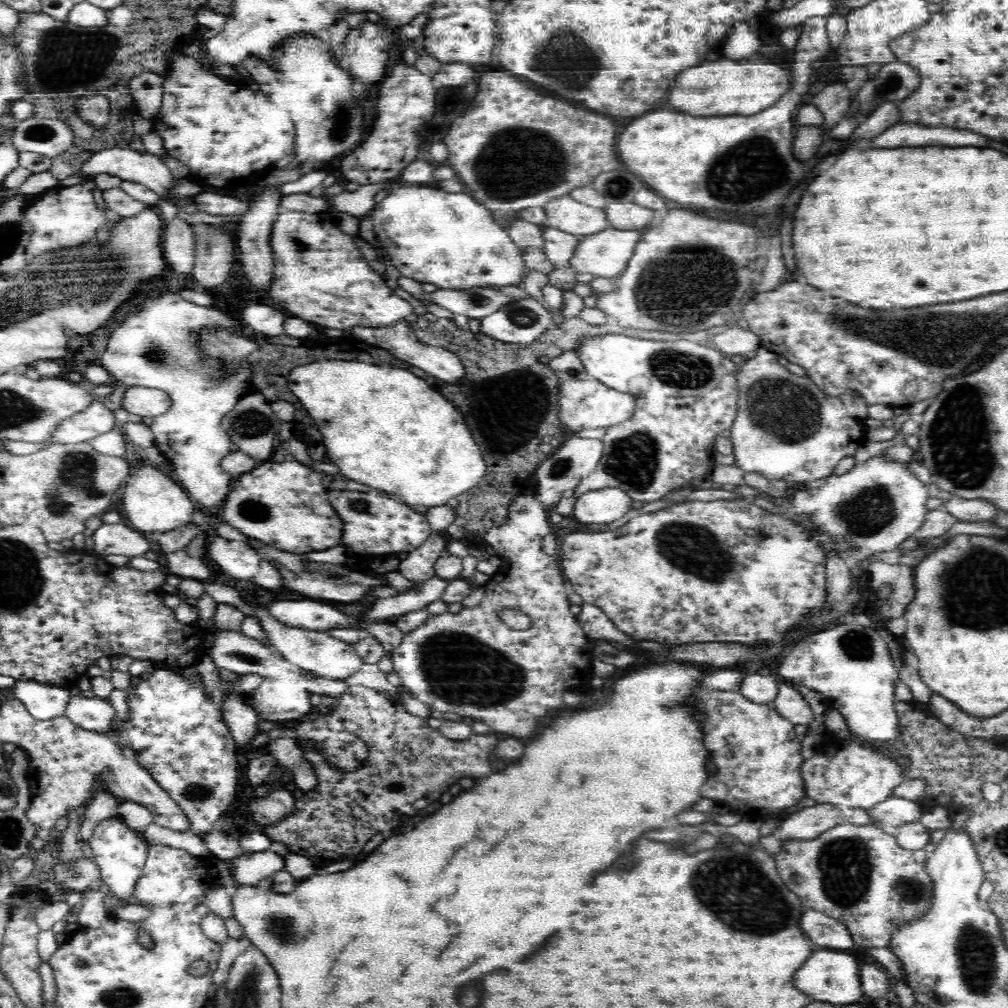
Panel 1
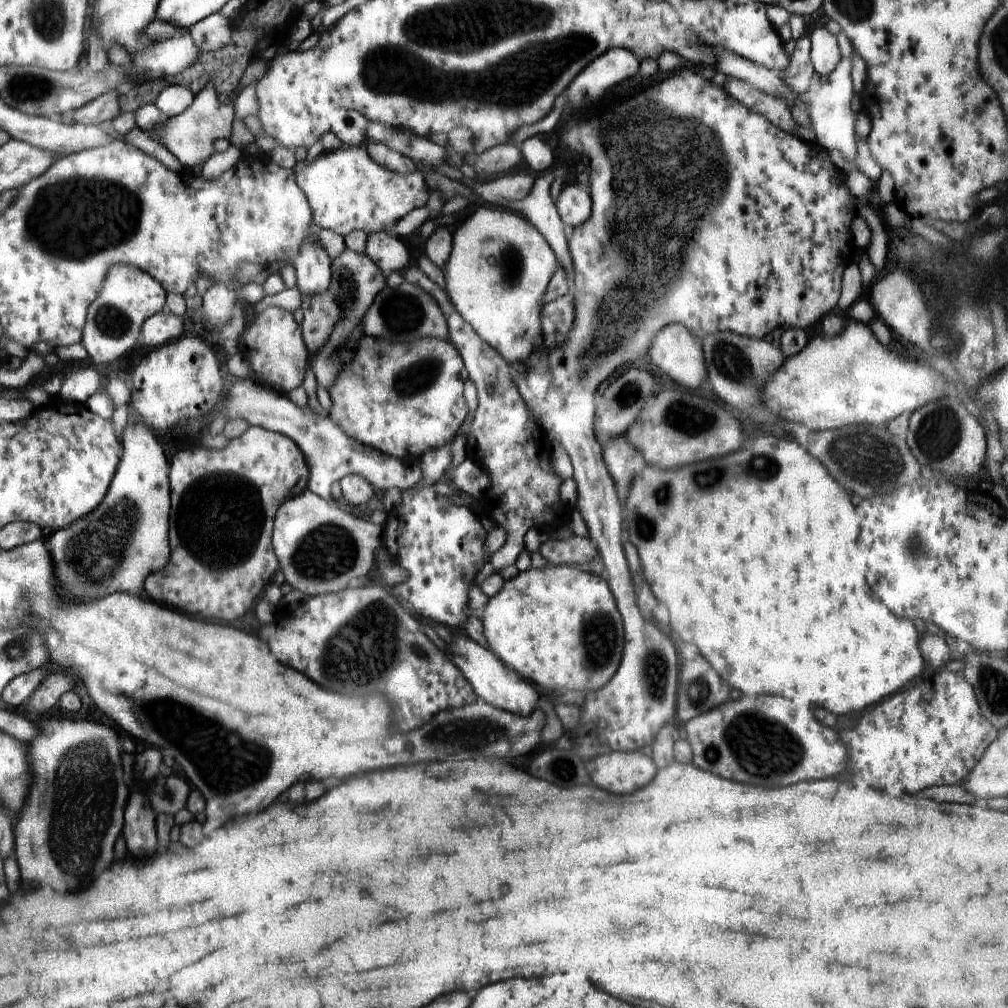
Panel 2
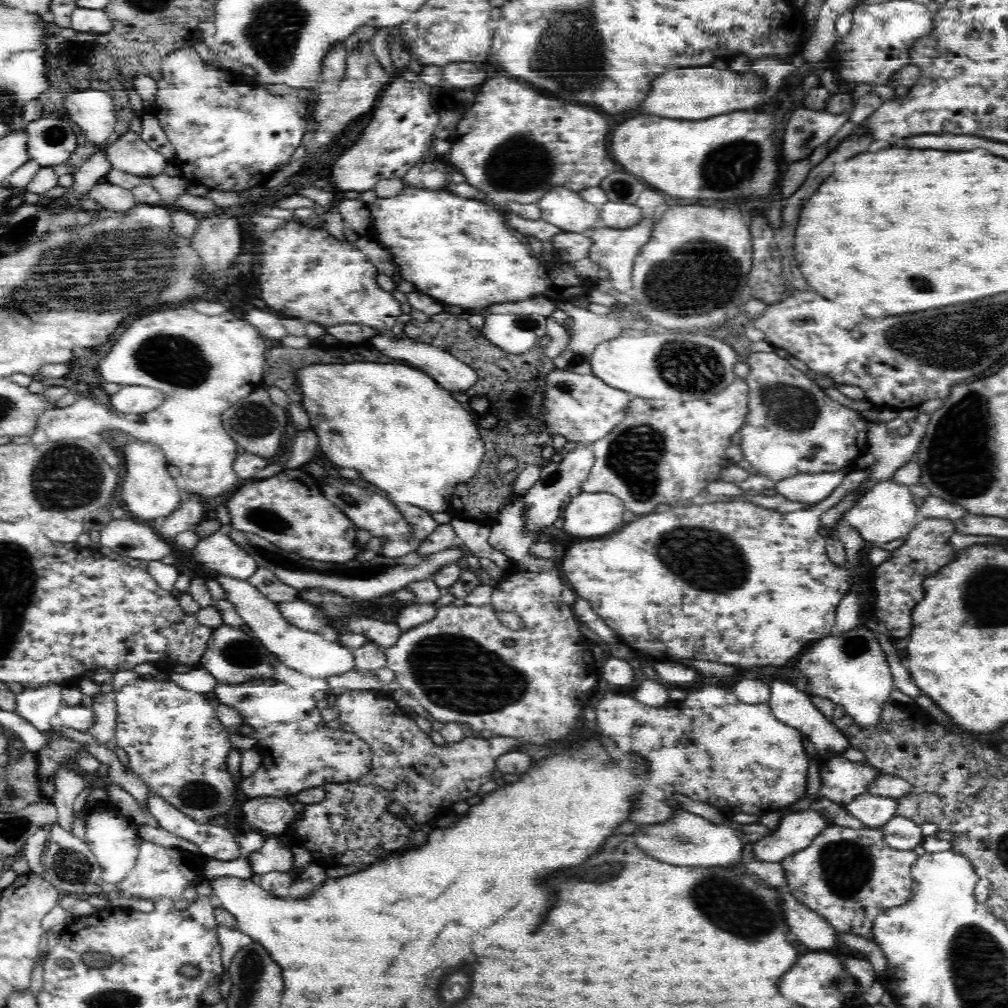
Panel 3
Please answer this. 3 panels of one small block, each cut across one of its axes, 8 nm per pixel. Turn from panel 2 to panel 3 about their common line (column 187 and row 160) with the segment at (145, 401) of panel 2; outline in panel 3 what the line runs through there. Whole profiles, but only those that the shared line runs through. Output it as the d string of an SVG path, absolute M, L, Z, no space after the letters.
M394 77L383 90L372 113L360 140L333 165L329 181L335 190L362 193L373 190L379 180L403 178L433 147L434 128L438 126L439 116L430 102L430 87L426 83Z

